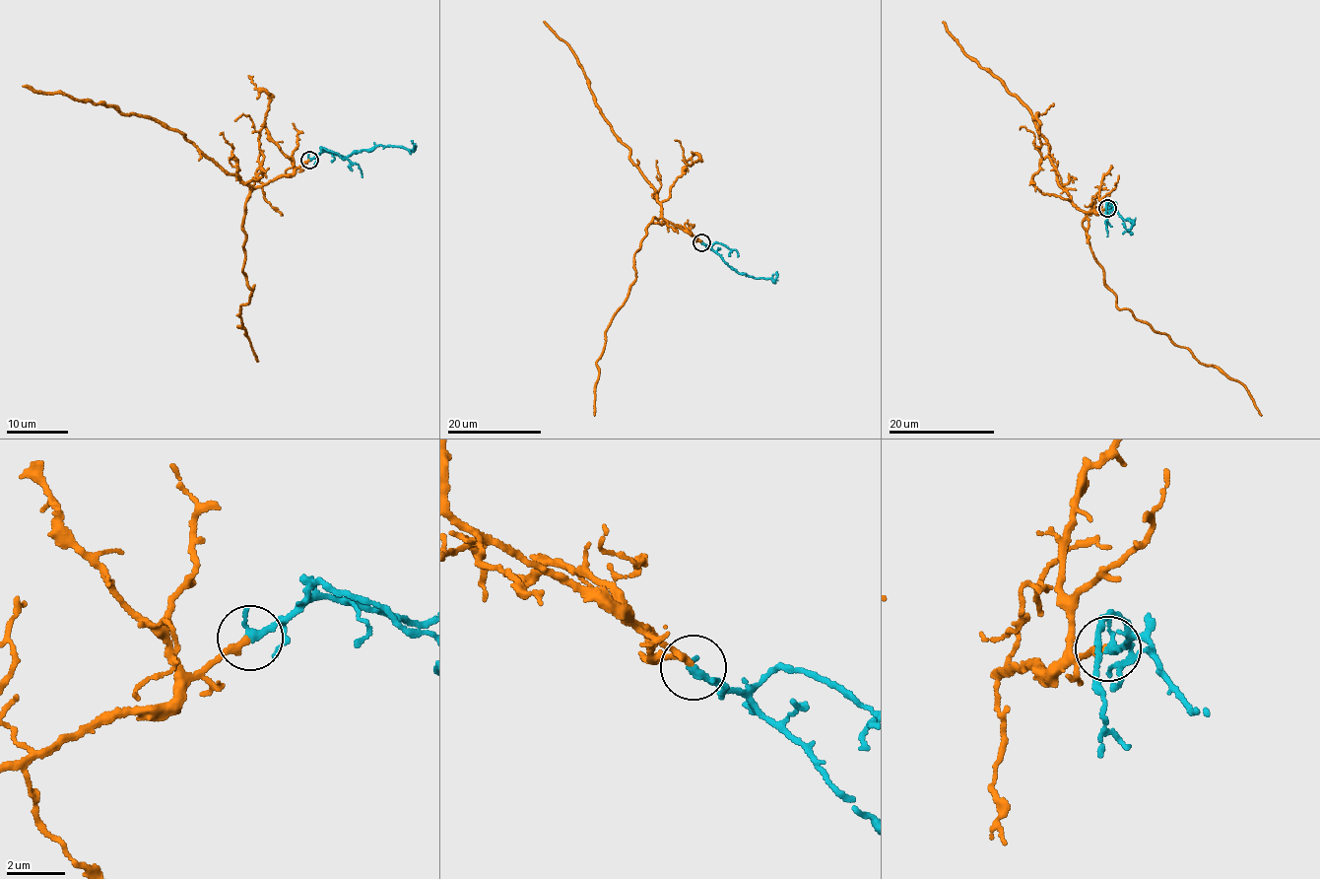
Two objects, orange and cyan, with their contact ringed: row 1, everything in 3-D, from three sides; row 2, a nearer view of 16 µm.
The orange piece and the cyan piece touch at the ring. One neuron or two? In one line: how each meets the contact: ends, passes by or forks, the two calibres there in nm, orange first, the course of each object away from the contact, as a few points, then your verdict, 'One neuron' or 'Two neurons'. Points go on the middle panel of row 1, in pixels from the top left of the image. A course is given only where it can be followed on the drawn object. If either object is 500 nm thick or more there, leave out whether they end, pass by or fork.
At the ring orange ends. At the ring cyan ends. Thickness 220 nm (orange) against 320 nm. Course of orange: (702, 241), (654, 217), (645, 229), (633, 261), (635, 278), (608, 325), (604, 350), (596, 363), (594, 415). Course of cyan: (702, 242), (717, 251), (738, 272), (773, 280), (776, 271). One neuron

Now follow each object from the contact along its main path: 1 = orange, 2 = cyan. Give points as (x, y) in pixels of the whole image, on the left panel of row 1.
1: (309, 160), (257, 185), (245, 203), (243, 274), (253, 286), (237, 327), (258, 362)
2: (309, 160), (321, 152), (343, 156), (372, 150), (378, 145), (412, 149), (414, 146), (412, 142)

